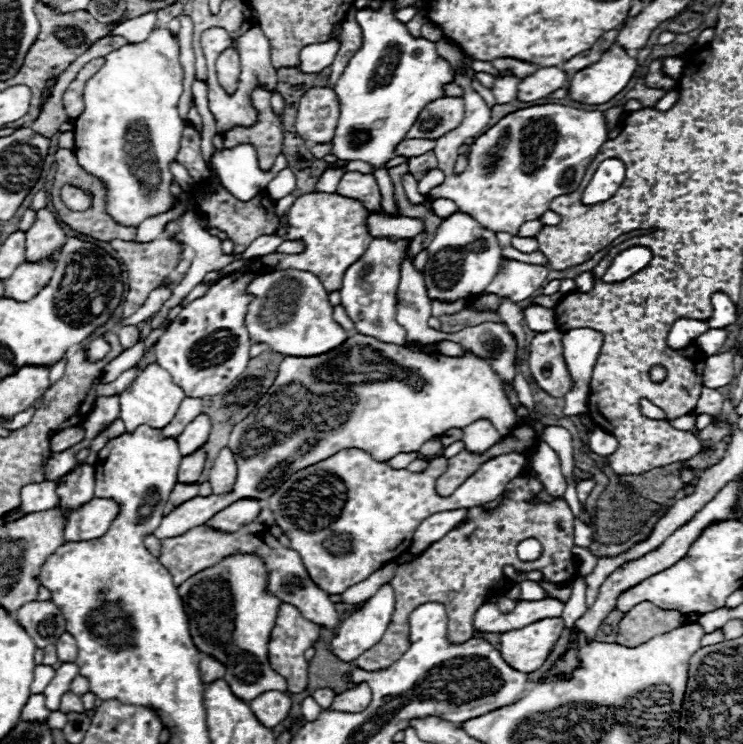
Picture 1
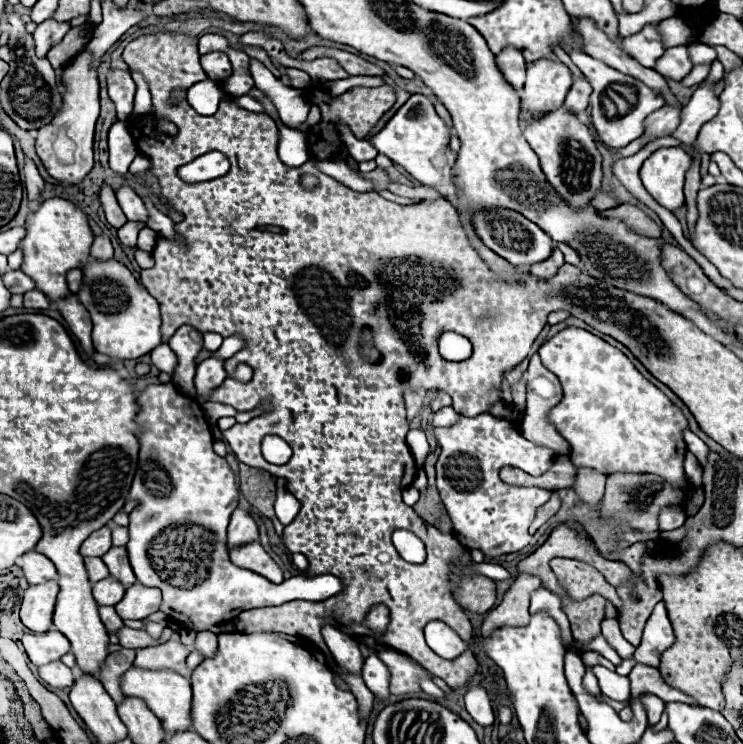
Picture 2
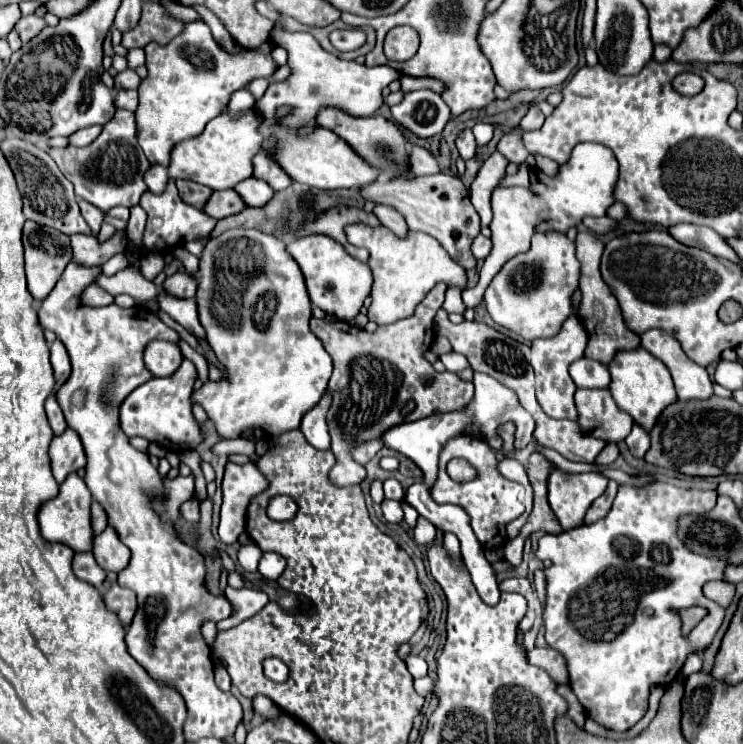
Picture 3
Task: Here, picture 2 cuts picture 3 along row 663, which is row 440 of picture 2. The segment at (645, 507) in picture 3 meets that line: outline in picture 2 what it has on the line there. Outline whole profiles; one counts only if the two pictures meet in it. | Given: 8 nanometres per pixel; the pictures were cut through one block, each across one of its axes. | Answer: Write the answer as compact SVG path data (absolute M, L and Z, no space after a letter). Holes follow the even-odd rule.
M564 328L562 332L554 334L546 344L540 346L538 356L542 358L542 364L554 372L562 384L564 396L562 400L548 412L550 424L560 432L562 438L570 444L570 462L580 468L592 468L600 474L658 474L662 476L670 486L674 486L682 494L680 506L670 506L660 510L658 516L658 530L676 530L680 528L688 514L684 512L684 504L690 498L692 484L688 482L684 474L684 454L686 454L686 442L684 442L684 430L688 430L688 420L684 412L670 402L670 398L658 390L652 382L648 382L634 364L626 358L624 352L610 346L602 338L590 334L584 328Z

